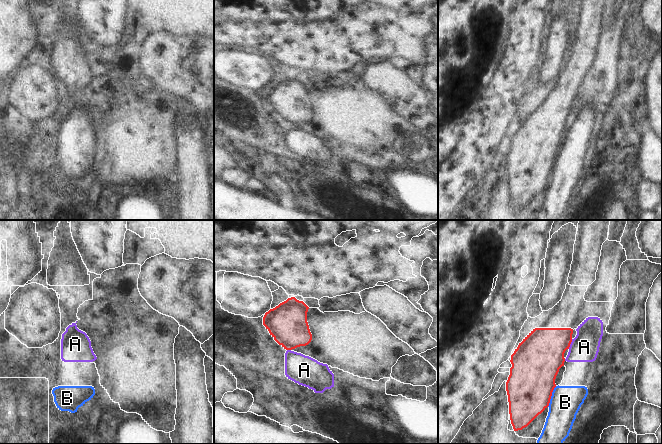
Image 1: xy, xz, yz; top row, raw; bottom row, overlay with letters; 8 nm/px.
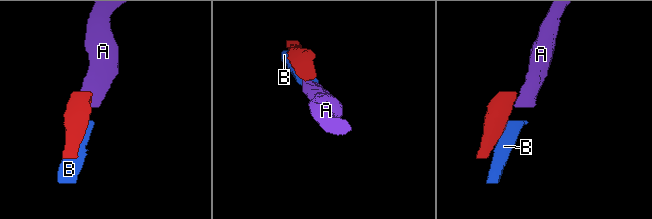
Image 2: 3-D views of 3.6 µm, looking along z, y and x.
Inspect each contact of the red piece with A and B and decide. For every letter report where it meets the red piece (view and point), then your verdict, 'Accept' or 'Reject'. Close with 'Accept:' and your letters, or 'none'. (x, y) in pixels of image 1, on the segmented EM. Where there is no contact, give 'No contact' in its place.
A: Touches red at yz (570, 343). Reject
B: Touches red at yz (551, 395). Reject
Accept: none.

